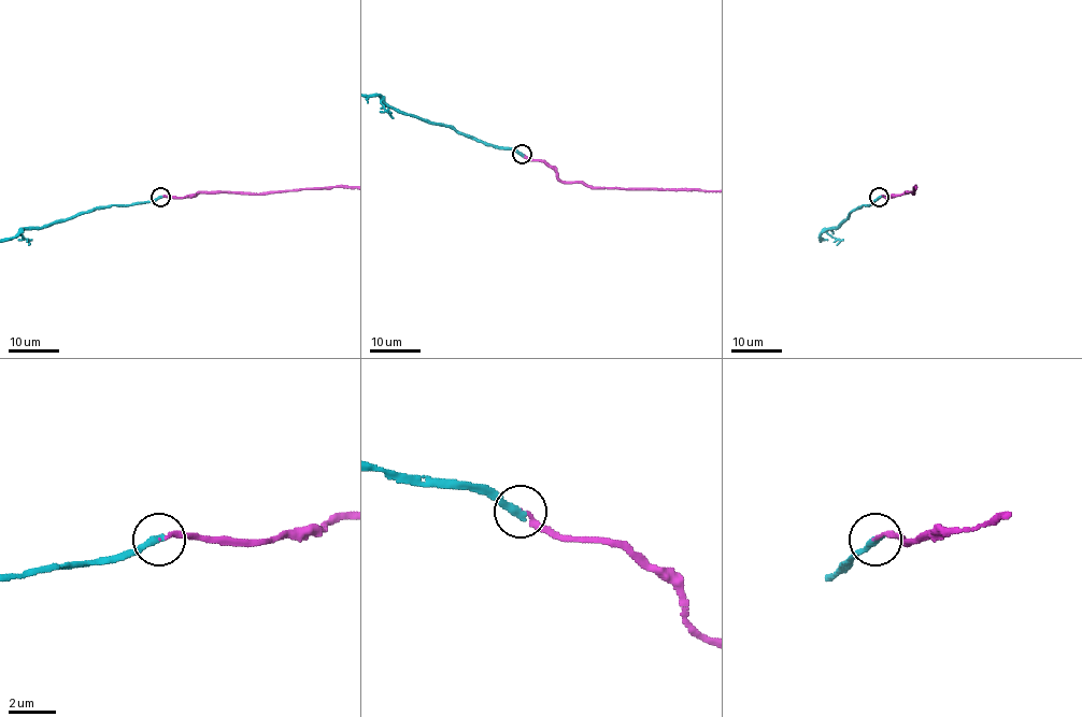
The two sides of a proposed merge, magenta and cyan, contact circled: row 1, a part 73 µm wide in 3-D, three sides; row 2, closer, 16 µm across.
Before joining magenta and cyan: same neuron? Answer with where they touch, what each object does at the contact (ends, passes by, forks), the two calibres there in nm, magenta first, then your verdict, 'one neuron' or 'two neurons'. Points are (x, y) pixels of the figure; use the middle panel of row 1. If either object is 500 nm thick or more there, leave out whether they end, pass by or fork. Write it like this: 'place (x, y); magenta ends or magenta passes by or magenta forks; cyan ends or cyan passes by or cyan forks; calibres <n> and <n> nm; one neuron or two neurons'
place (522, 154); magenta ends; cyan ends; calibres 140 and 320 nm; one neuron

